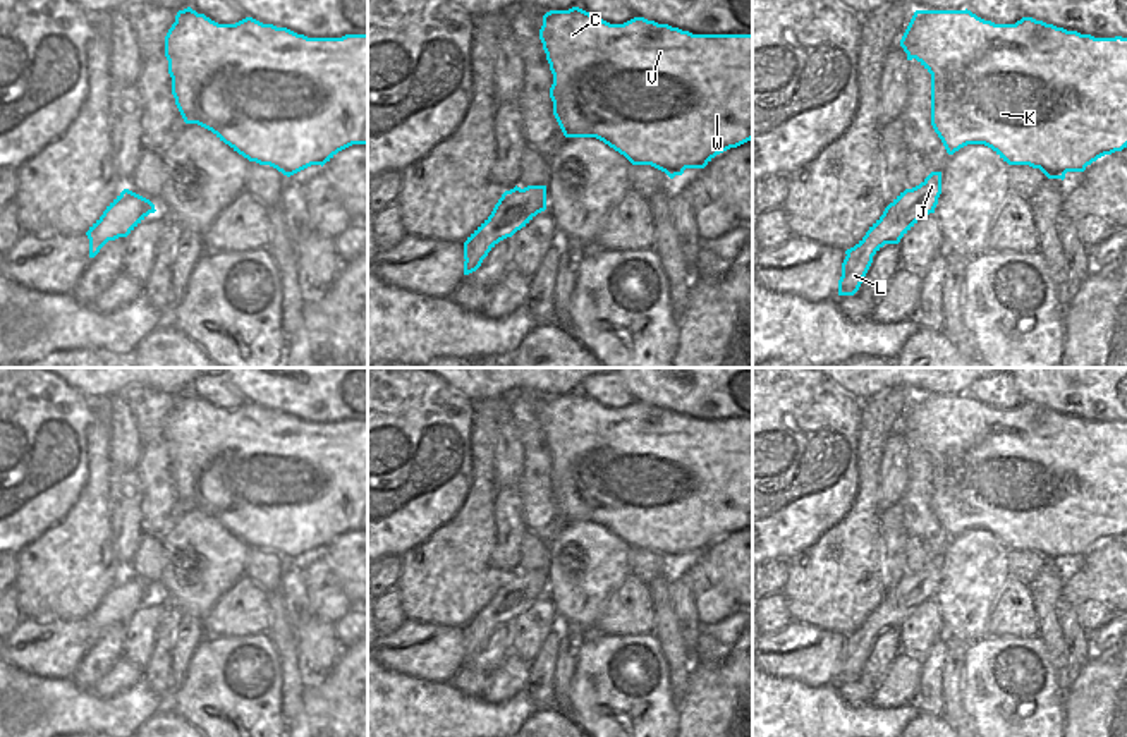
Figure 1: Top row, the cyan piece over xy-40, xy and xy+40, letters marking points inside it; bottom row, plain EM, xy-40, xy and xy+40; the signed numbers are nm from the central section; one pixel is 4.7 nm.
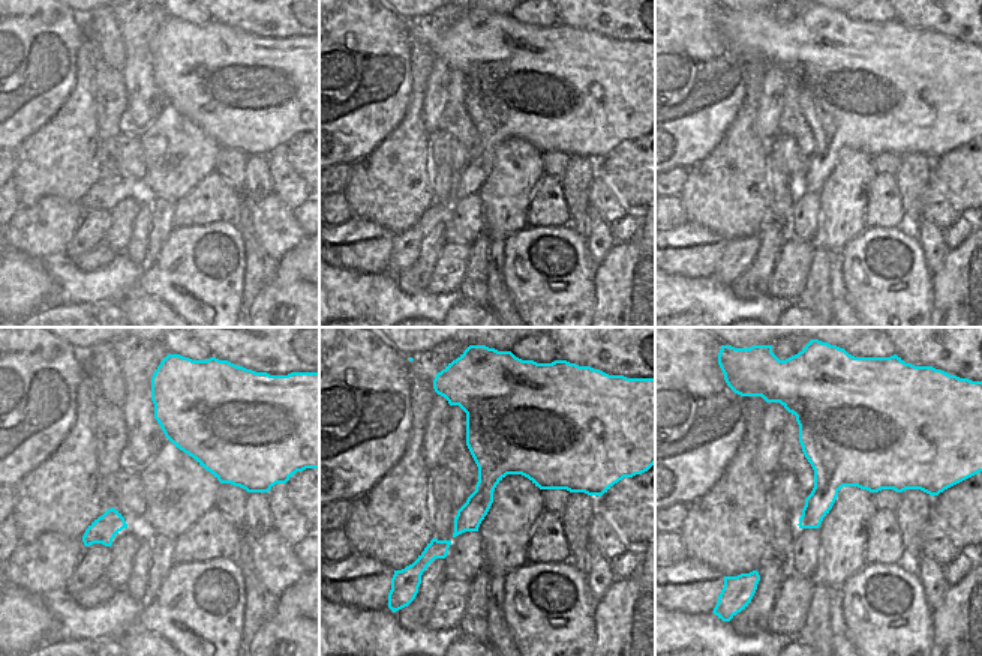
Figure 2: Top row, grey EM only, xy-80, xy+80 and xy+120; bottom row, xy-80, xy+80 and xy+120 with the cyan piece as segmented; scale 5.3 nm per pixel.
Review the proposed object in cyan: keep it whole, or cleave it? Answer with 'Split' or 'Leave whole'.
Split.

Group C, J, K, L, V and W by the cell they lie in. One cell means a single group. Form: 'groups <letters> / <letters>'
groups C J K V W / L

